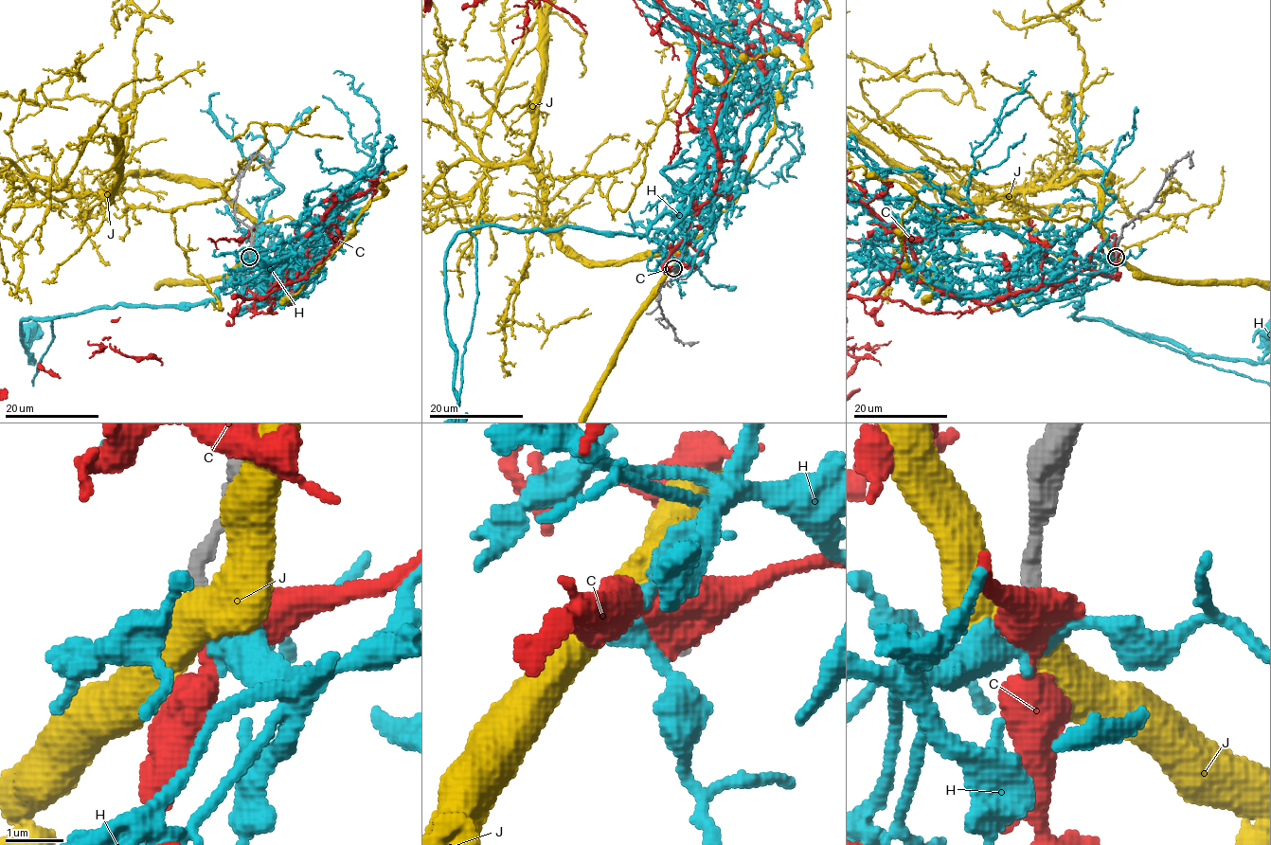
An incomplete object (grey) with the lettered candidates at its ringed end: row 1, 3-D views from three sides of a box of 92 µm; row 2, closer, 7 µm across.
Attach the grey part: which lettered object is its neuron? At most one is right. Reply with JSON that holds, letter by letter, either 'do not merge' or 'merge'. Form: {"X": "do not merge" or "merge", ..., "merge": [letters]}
{"C": "do not merge", "H": "merge", "J": "do not merge", "merge": ["H"]}

